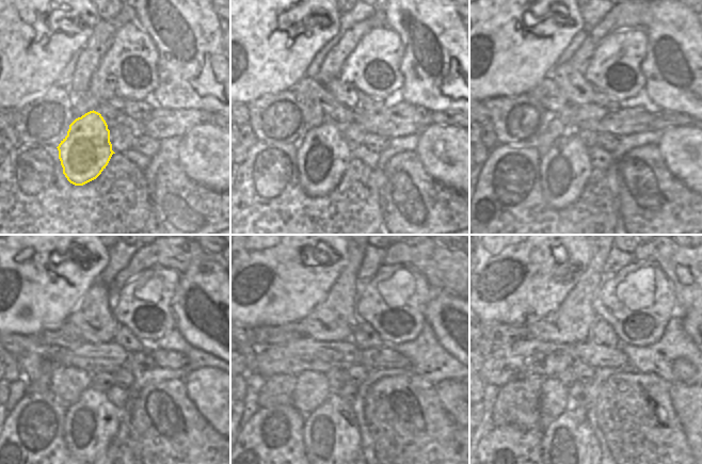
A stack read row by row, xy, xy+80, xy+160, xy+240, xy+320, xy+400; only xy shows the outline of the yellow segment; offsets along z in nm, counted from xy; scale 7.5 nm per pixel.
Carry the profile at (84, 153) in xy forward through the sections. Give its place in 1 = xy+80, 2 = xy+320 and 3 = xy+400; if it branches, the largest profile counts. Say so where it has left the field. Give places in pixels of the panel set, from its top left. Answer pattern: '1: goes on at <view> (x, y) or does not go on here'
1: goes on at xy+80 (323, 156)
2: goes on at xy+320 (332, 446)
3: goes on at xy+400 (571, 451)

